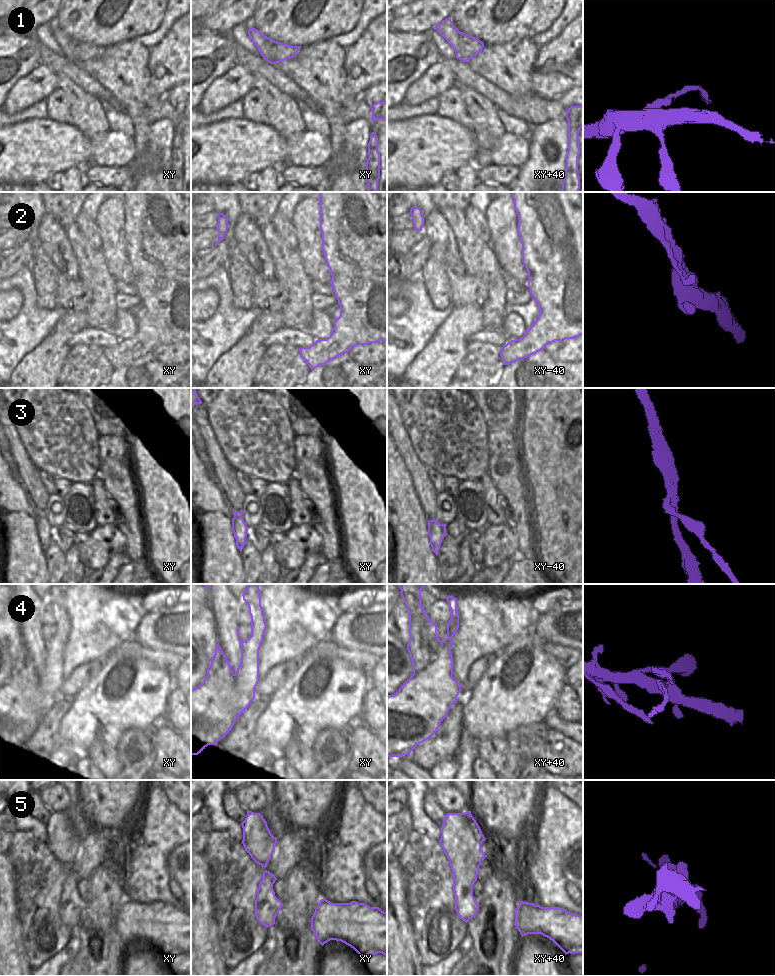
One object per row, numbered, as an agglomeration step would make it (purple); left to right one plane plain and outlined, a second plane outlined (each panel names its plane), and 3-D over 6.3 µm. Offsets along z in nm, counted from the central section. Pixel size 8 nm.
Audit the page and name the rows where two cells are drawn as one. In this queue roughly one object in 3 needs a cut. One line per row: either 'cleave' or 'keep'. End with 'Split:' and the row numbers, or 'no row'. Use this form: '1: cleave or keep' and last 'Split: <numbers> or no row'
1: cleave
2: keep
3: cleave
4: keep
5: keep
Split: 1, 3

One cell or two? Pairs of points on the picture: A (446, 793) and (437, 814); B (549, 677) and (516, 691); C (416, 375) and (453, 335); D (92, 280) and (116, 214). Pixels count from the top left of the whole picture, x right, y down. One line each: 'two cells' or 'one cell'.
A: two cells
B: one cell
C: one cell
D: two cells

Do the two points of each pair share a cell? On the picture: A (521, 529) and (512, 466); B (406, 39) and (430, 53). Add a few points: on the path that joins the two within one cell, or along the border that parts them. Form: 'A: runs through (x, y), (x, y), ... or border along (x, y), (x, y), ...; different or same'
A: runs through (518, 513), (513, 498), (512, 482); same
B: runs through (412, 45), (419, 52), (424, 53); same

